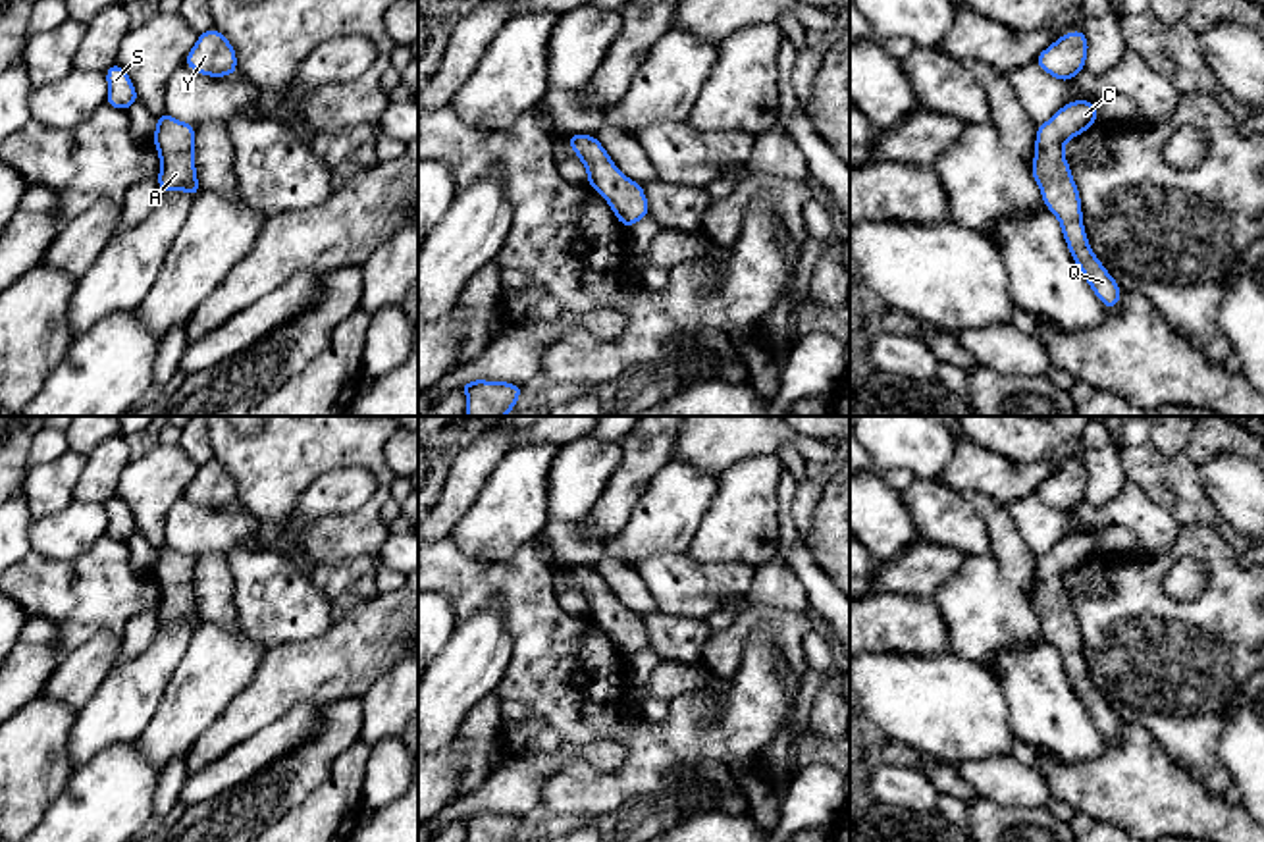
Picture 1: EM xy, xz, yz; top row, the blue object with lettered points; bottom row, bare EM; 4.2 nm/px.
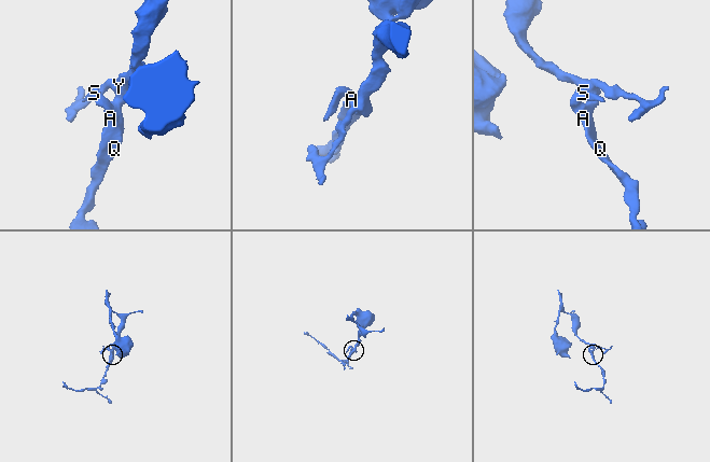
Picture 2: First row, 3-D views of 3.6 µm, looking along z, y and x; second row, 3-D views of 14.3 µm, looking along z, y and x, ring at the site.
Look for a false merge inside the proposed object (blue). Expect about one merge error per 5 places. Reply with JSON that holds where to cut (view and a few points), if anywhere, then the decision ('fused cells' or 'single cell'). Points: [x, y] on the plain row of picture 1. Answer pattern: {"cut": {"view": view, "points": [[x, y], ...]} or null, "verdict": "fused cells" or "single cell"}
{"cut": null, "verdict": "single cell"}

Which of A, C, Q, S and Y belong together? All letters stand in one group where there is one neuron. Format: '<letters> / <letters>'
A C Q S Y

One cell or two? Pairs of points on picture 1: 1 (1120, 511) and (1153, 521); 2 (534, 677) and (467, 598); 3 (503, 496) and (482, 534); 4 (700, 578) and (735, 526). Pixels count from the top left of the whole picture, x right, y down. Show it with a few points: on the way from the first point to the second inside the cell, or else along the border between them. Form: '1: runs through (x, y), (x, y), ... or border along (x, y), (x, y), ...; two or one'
1: runs through (1128, 511), (1137, 511), (1145, 517); one
2: runs through (534, 648), (534, 629), (503, 598), (496, 598); one
3: runs through (503, 505), (503, 513), (492, 525); one
4: border along (684, 552), (702, 561), (746, 561), (754, 567); two

